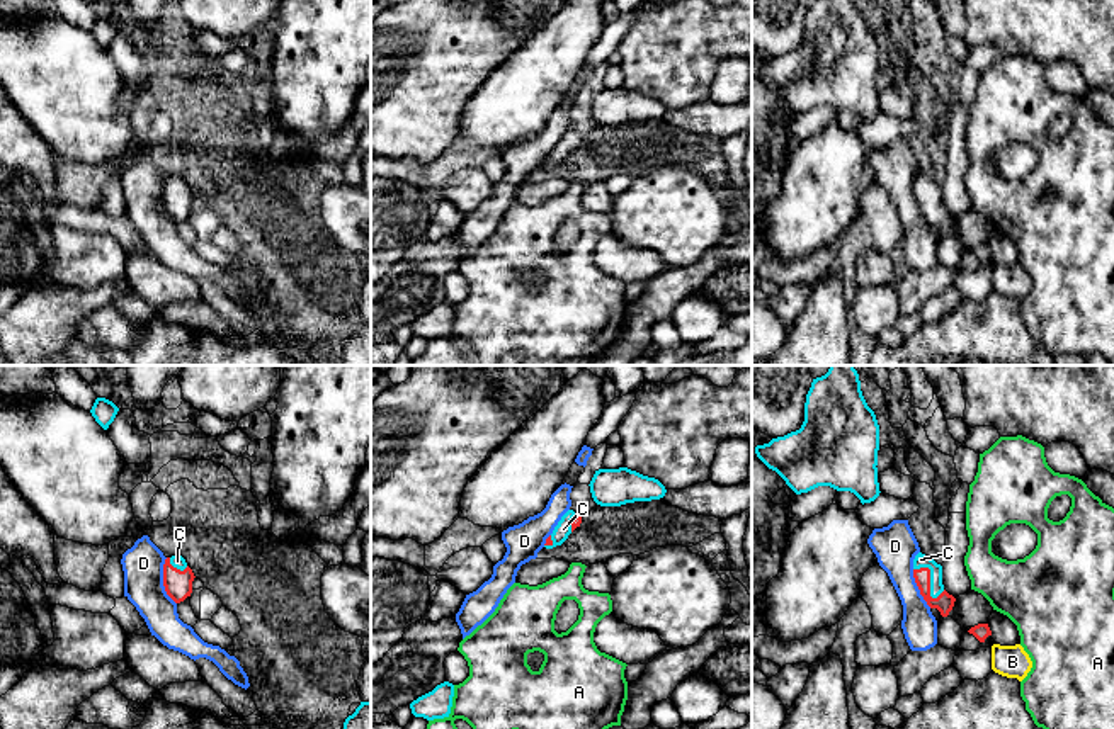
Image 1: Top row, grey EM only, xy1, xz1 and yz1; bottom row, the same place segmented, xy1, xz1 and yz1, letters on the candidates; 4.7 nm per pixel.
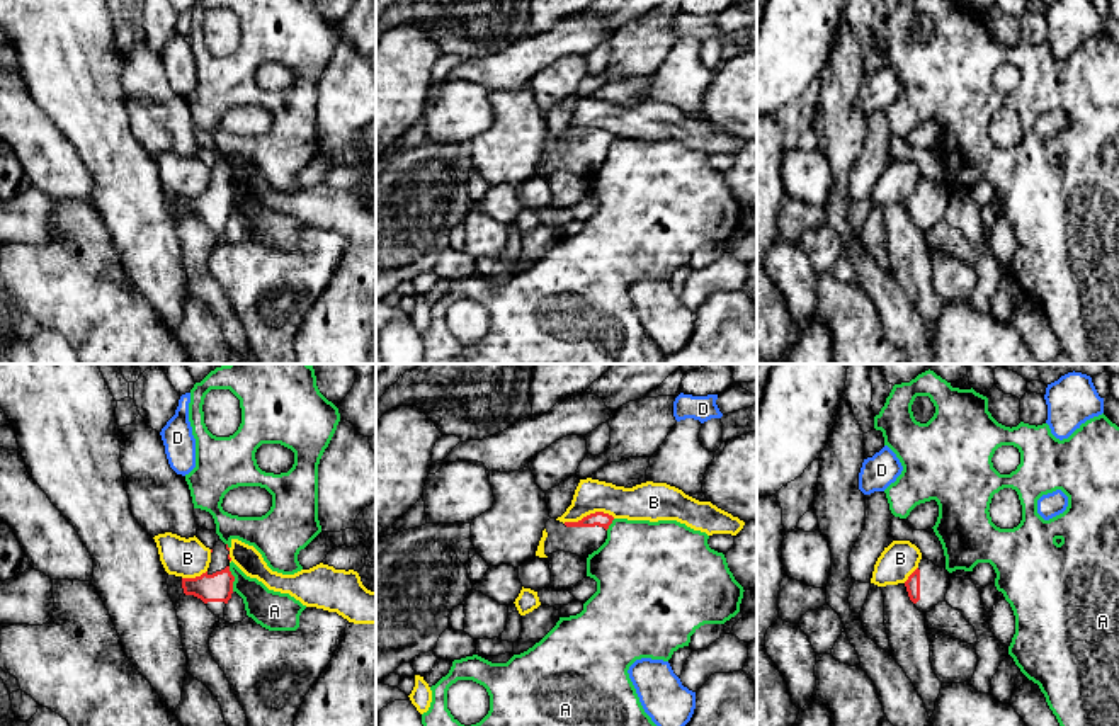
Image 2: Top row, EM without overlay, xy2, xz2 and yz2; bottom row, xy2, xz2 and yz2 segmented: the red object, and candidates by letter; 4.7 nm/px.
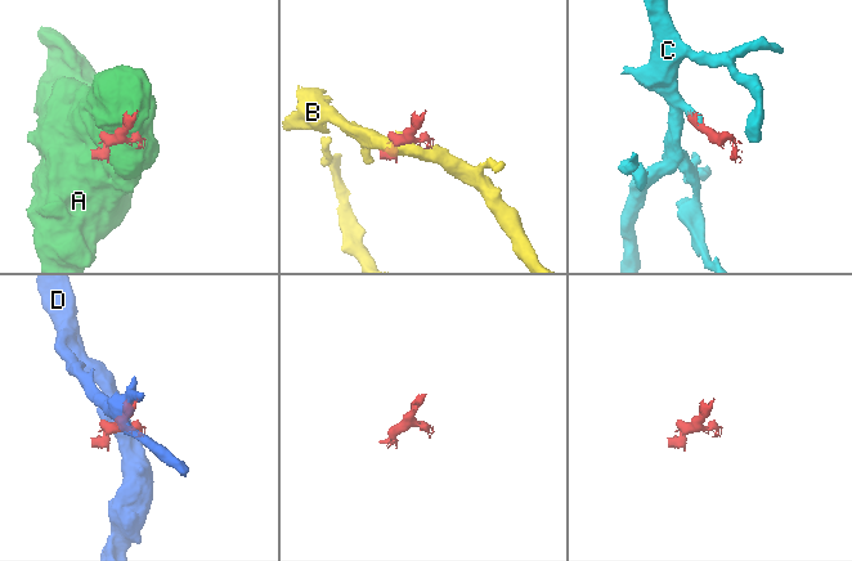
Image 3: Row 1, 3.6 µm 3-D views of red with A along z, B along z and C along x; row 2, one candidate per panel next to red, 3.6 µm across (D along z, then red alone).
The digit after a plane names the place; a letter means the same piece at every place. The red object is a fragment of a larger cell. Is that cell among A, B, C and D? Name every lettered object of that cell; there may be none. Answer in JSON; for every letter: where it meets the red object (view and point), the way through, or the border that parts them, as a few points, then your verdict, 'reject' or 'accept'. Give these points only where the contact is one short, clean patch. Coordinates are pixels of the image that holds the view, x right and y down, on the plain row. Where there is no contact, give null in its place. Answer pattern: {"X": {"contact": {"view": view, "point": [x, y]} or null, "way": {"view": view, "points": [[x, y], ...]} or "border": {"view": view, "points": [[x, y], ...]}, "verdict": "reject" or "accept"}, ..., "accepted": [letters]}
{"A": {"contact": {"view": "xy2", "point": [233, 198]}, "verdict": "reject"}, "B": {"contact": {"view": "xz2", "point": [590, 133]}, "border": {"view": "xz2", "points": [[614, 136], [604, 131], [590, 131], [577, 140], [563, 141]]}, "verdict": "reject"}, "C": {"contact": {"view": "yz1", "point": [929, 201]}, "way": {"view": "yz1", "points": [[944, 221], [931, 214], [929, 201], [929, 189], [920, 179]]}, "verdict": "accept"}, "D": {"contact": {"view": "xy1", "point": [164, 201]}, "border": {"view": "xy1", "points": [[165, 177], [164, 209], [176, 223]]}, "verdict": "reject"}, "accepted": ["C"]}

